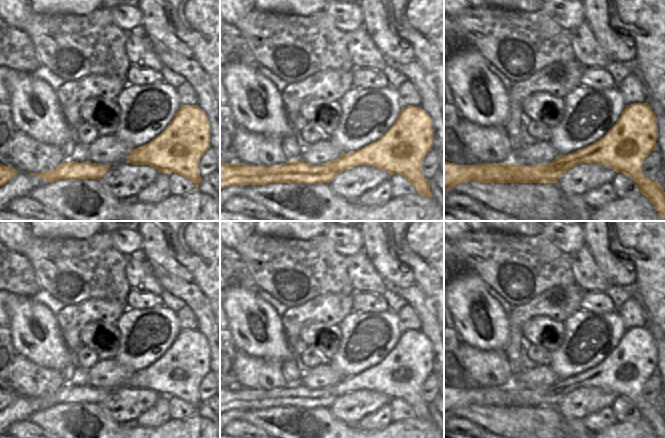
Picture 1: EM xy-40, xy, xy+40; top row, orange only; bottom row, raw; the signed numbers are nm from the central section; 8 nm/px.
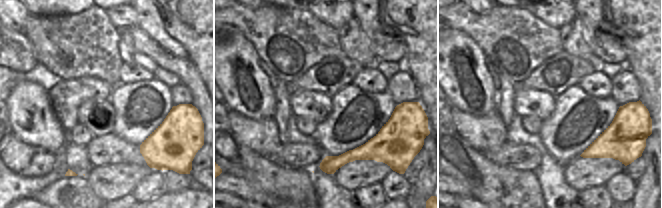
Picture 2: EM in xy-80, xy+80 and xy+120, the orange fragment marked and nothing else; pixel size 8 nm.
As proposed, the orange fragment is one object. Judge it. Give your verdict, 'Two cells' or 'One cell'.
One cell.

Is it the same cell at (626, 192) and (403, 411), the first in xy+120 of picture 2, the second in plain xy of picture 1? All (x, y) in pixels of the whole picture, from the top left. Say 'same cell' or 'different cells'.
same cell

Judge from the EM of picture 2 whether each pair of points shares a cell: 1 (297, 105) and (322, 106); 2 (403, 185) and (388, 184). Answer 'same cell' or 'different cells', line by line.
1: same cell
2: same cell

